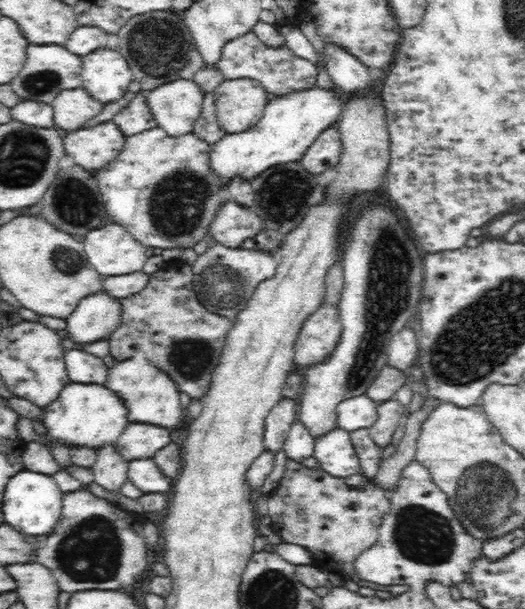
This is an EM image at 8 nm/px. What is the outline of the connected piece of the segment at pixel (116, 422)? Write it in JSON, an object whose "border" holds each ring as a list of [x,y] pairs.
{"border":[[[70,382],[58,398],[42,407],[40,429],[49,437],[66,446],[86,446],[94,450],[112,445],[130,424],[123,402],[104,385]]]}

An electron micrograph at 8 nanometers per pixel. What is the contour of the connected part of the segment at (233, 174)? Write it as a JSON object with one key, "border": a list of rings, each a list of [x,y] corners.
{"border":[[[315,87],[270,101],[264,109],[262,119],[255,126],[238,134],[226,134],[213,144],[209,167],[219,178],[219,188],[228,189],[236,178],[252,182],[264,169],[272,166],[299,162],[314,140],[339,121],[344,99],[338,91]]]}

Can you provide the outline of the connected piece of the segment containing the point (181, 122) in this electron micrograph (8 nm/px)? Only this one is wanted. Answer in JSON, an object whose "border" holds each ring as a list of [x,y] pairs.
{"border":[[[179,78],[145,92],[146,105],[157,127],[170,137],[193,132],[203,108],[204,92],[193,80]]]}

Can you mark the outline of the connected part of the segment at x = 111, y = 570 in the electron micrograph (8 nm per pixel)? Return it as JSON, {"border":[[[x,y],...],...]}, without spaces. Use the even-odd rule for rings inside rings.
{"border":[[[87,486],[79,490],[63,493],[63,510],[60,522],[48,536],[38,536],[34,540],[36,554],[34,562],[44,564],[56,576],[62,592],[78,593],[82,590],[123,590],[130,583],[137,582],[150,565],[150,551],[144,543],[141,528],[134,523],[132,512],[120,509],[108,499],[94,495]]]}

